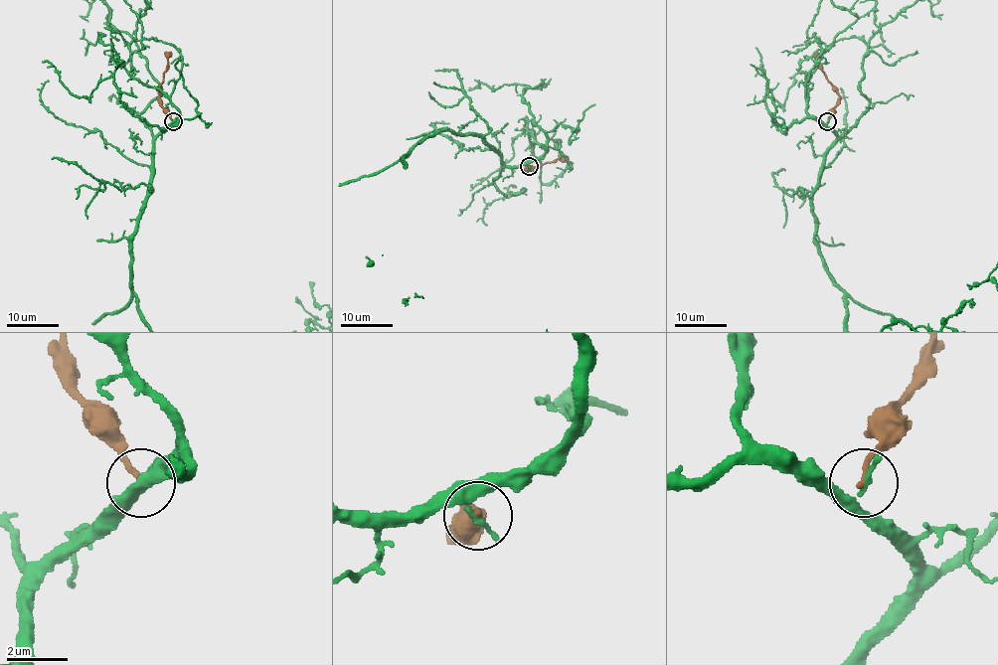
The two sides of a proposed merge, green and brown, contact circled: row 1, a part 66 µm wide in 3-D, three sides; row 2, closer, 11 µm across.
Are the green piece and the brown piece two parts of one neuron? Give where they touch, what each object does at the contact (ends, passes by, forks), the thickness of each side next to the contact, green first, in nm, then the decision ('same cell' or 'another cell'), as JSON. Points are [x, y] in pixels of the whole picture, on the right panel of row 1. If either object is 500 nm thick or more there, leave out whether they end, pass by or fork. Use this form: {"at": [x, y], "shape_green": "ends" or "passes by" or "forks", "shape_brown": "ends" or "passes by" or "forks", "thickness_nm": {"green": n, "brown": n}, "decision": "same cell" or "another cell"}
{"at": [827, 121], "shape_green": "ends", "shape_brown": "ends", "thickness_nm": {"green": 220, "brown": 180}, "decision": "another cell"}

